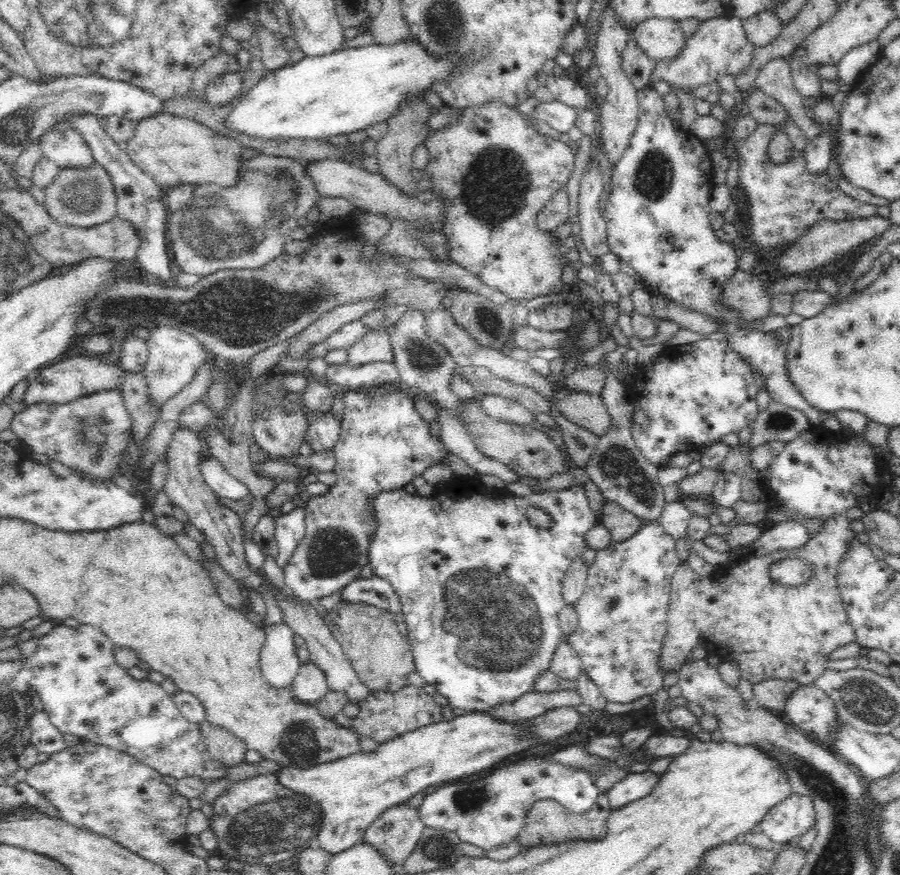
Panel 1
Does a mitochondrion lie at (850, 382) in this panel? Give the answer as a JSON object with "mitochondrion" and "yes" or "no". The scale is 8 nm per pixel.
{"mitochondrion":"no"}

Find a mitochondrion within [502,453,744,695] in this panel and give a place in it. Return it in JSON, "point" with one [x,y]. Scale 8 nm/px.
{"point":[612,621]}

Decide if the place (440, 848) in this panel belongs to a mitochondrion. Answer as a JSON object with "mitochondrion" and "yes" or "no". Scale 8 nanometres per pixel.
{"mitochondrion":"yes"}

